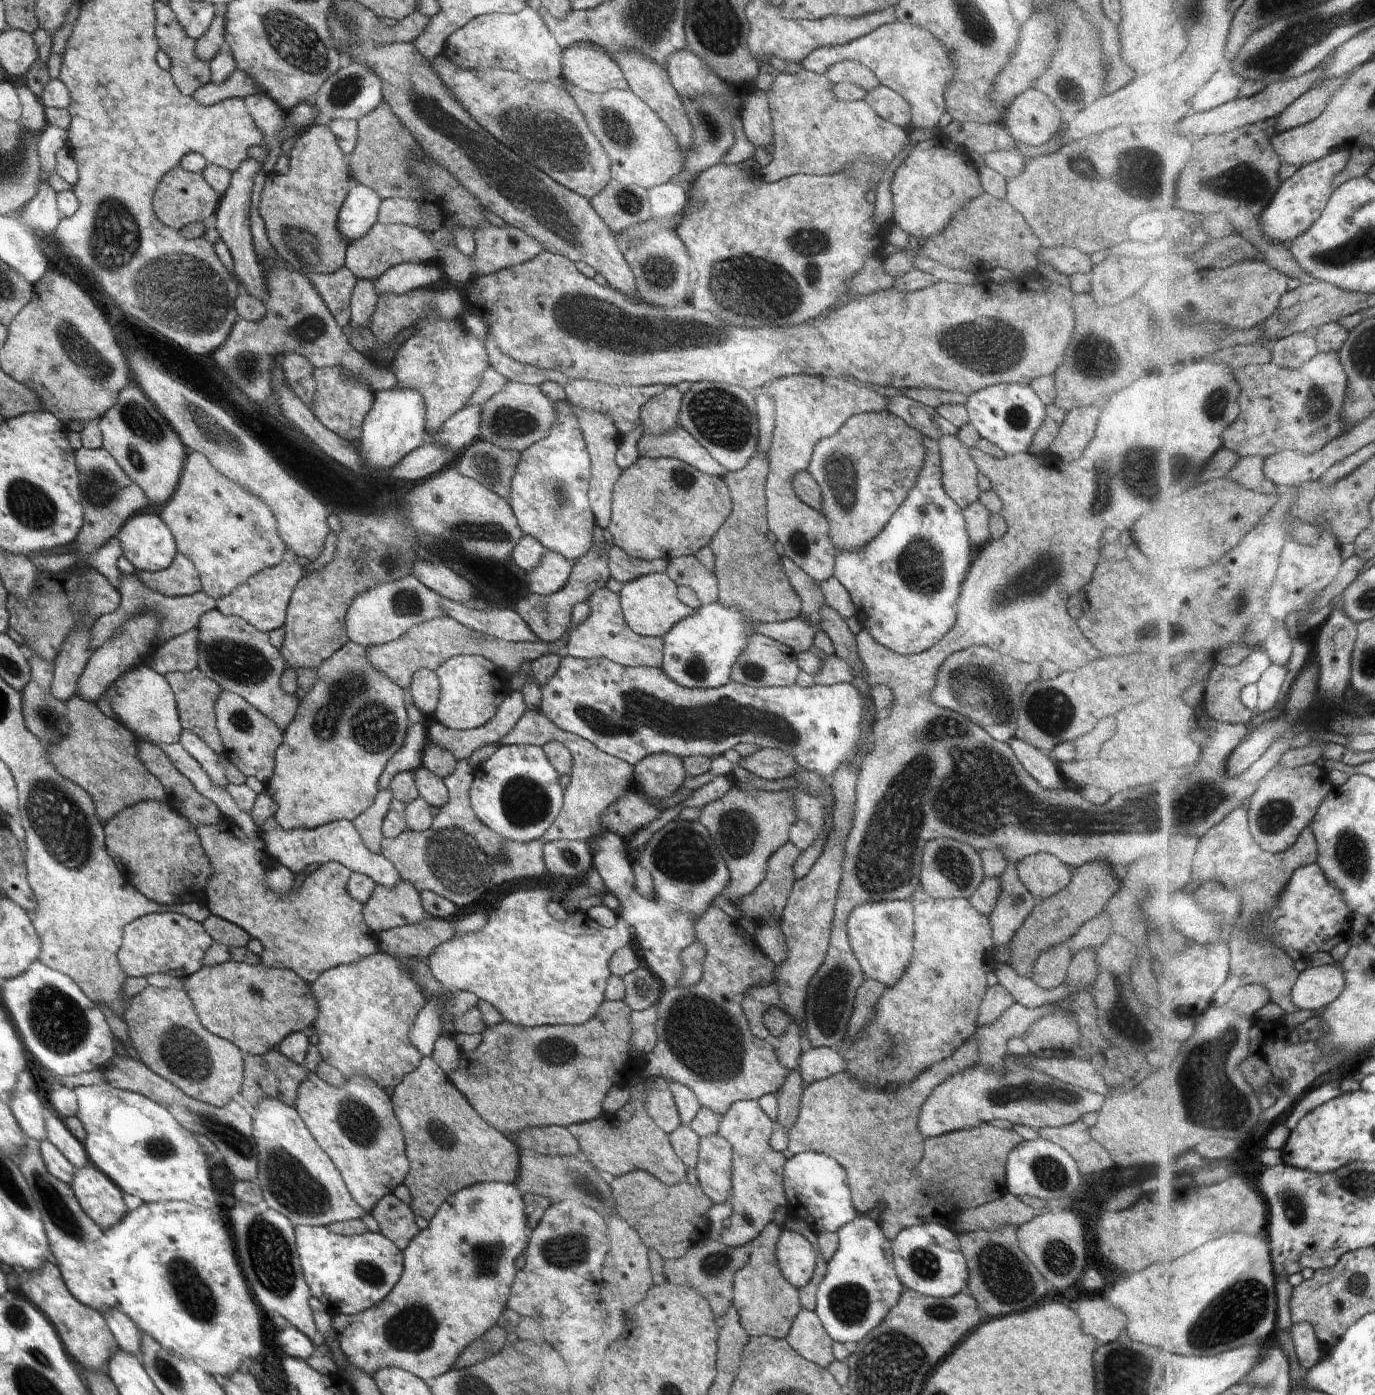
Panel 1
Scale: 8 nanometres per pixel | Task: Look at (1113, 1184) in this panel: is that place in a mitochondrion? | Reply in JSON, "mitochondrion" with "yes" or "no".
{"mitochondrion":"no"}

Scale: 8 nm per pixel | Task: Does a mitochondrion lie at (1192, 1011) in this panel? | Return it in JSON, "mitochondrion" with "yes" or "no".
{"mitochondrion":"no"}

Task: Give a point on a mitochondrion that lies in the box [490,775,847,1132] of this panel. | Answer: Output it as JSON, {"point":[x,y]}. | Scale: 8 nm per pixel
{"point":[702,1035]}

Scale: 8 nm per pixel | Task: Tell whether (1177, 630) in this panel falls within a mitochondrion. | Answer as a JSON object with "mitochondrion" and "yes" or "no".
{"mitochondrion":"yes"}

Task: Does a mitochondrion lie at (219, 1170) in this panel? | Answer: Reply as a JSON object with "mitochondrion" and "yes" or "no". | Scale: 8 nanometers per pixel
{"mitochondrion":"yes"}

